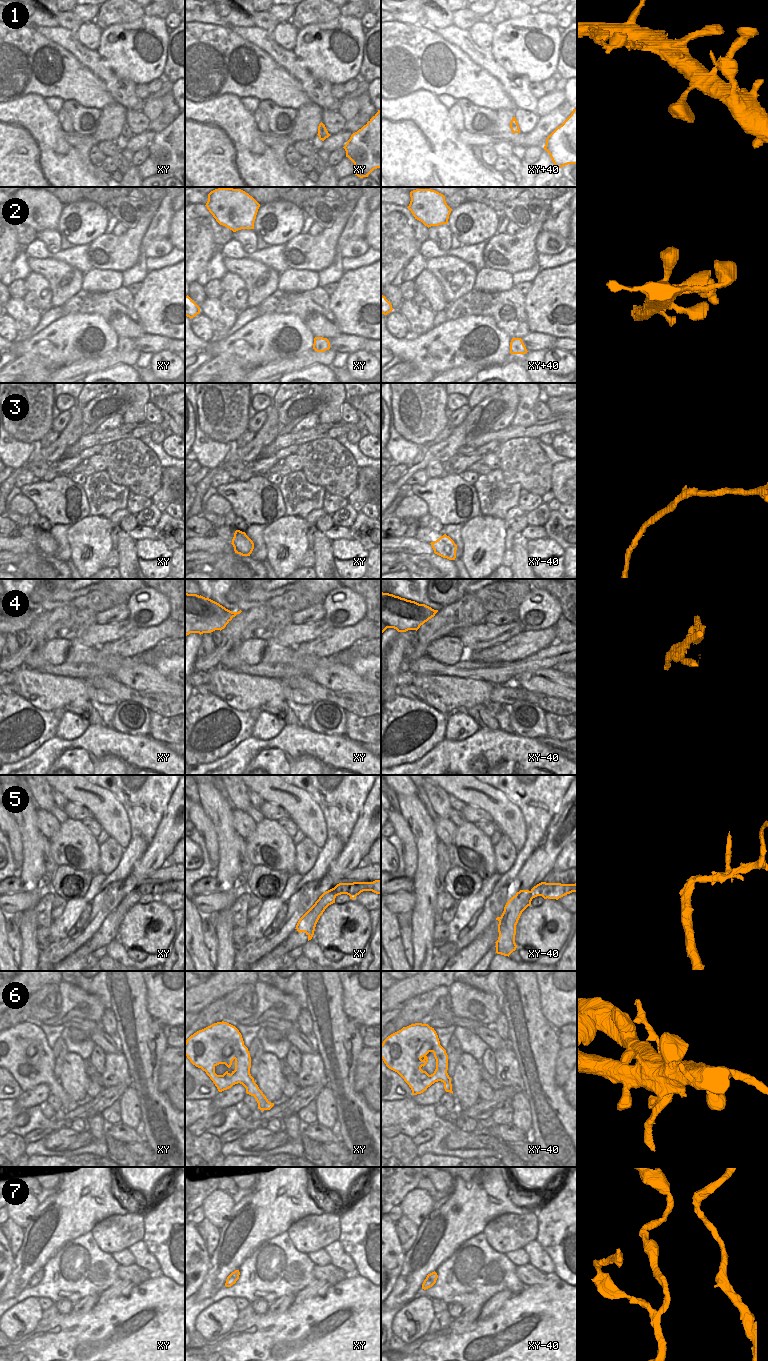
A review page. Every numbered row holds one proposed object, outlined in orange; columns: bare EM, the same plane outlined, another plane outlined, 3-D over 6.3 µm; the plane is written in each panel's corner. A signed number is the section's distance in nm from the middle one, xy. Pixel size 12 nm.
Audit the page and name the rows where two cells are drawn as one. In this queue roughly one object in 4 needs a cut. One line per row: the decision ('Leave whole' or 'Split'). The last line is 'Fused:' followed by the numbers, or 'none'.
1: Leave whole
2: Leave whole
3: Leave whole
4: Split
5: Split
6: Split
7: Leave whole
Fused: 4, 5, 6

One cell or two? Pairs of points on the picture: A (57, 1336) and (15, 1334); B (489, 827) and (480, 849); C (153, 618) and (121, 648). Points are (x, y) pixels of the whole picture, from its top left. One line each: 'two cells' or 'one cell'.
A: two cells
B: two cells
C: two cells

